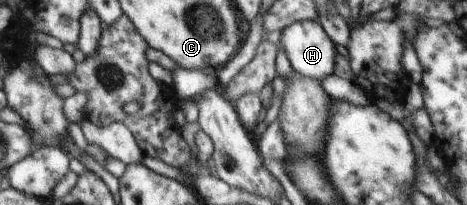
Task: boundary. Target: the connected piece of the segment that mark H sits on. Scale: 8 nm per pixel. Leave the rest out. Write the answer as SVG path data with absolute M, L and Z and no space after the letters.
M295 21L273 39L283 47L295 73L315 80L334 74L338 52L319 21Z

